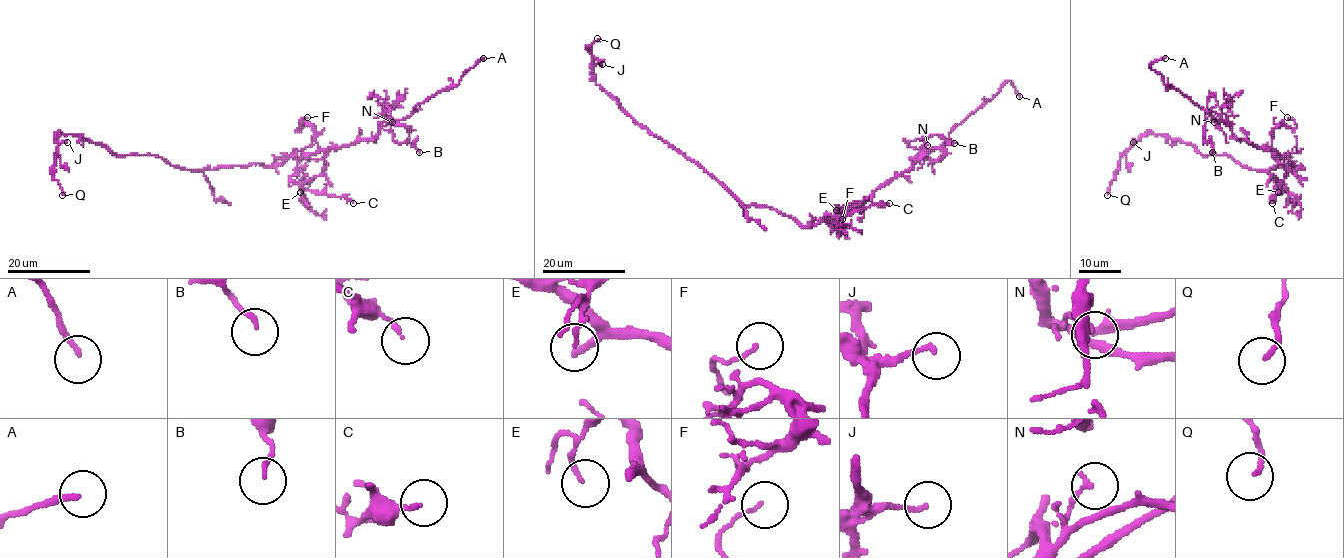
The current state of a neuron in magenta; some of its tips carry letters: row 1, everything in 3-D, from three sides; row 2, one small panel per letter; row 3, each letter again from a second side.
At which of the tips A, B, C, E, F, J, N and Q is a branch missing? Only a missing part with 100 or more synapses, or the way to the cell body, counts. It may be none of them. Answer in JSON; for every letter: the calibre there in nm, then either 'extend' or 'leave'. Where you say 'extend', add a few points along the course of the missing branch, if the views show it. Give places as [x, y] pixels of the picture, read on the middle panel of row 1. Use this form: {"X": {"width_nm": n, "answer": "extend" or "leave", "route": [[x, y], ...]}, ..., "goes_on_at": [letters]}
{"A": {"width_nm": 170, "answer": "extend", "route": [[1019, 96], [1038, 113], [1042, 129], [1037, 130]]}, "B": {"width_nm": 130, "answer": "leave"}, "C": {"width_nm": 120, "answer": "leave"}, "E": {"width_nm": 130, "answer": "leave"}, "F": {"width_nm": 70, "answer": "leave"}, "J": {"width_nm": 150, "answer": "leave"}, "N": {"width_nm": 160, "answer": "leave"}, "Q": {"width_nm": 140, "answer": "leave"}, "goes_on_at": ["A"]}

